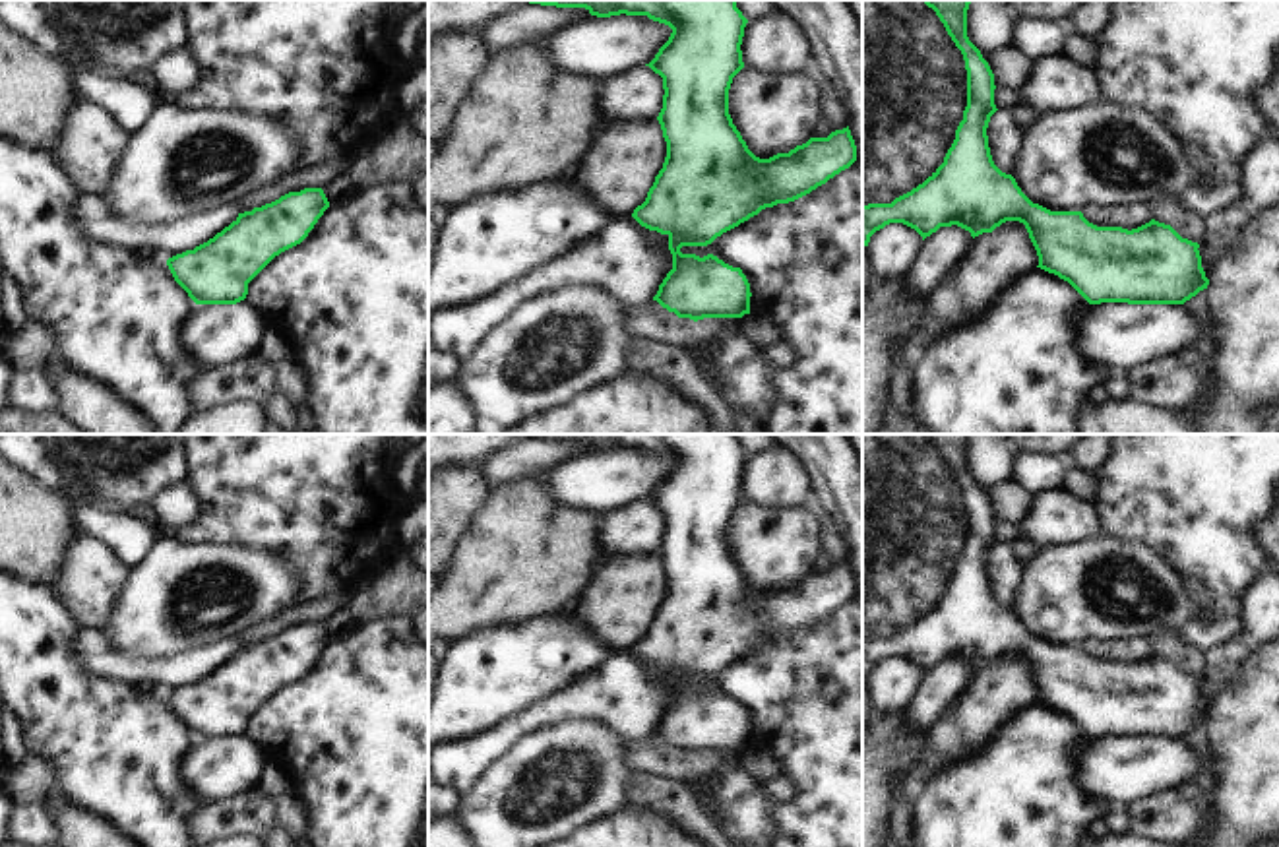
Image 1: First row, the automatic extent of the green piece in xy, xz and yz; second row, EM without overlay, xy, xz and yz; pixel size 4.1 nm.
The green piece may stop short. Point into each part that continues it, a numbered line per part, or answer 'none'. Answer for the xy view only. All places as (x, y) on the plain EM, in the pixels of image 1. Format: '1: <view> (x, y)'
none

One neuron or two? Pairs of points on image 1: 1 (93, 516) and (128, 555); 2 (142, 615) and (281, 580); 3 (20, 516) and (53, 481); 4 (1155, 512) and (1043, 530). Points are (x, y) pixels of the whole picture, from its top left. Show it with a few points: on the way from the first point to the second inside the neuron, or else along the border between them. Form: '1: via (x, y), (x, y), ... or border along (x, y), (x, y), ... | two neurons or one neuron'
1: via (103, 526), (123, 545) | one neuron
2: via (171, 580), (198, 561), (223, 559), (245, 568) | one neuron
3: border along (20, 470), (59, 493), (74, 524) | two neurons
4: border along (1091, 502), (1103, 532) | two neurons

